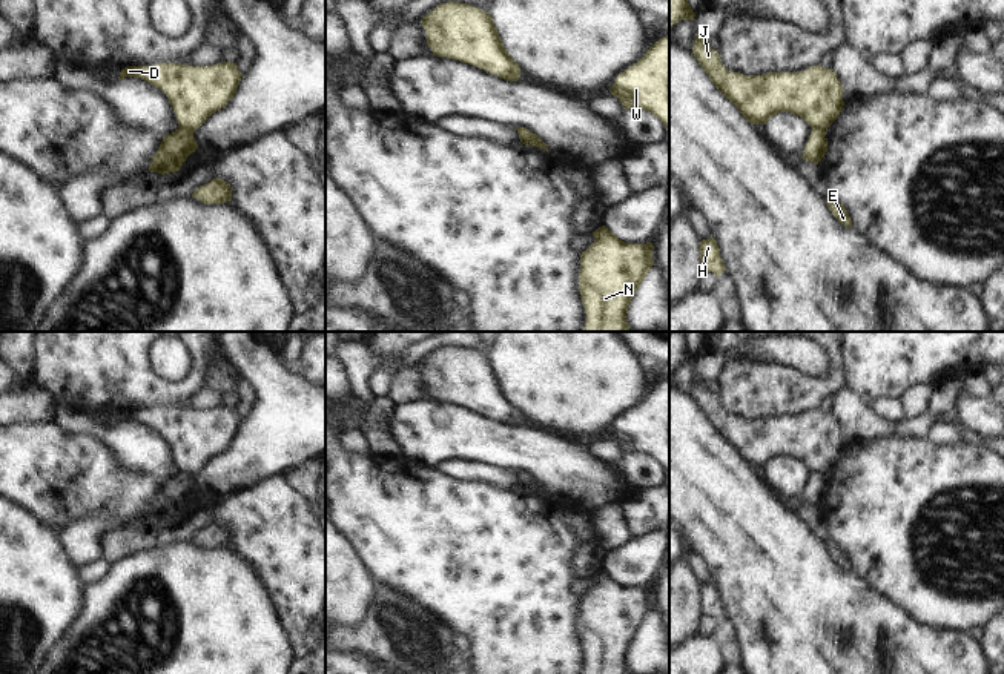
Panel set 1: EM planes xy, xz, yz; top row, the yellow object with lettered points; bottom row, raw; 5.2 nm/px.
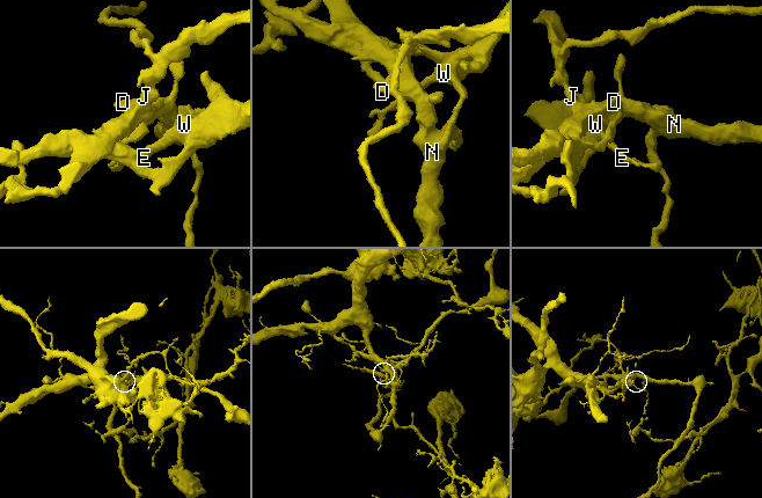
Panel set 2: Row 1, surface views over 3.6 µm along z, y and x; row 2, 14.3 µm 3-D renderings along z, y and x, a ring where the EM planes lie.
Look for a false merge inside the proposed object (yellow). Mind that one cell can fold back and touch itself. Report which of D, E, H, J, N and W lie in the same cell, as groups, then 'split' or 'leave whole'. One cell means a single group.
D J N / E H W; split

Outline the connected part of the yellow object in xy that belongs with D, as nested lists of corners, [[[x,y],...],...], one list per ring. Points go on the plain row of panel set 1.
[[[155,407],[127,410],[118,424],[137,421],[163,434],[175,456],[178,471],[193,477],[212,458],[226,451],[236,438],[243,418],[236,407],[187,410]]]

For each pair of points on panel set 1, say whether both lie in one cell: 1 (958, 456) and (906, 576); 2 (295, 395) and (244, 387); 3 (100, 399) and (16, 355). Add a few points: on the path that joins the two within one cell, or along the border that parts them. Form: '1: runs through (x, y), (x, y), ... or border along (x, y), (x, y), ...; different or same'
1: runs through (938, 485), (918, 505), (908, 524), (906, 547); same
2: border along (240, 373), (254, 390), (254, 406), (243, 418); different
3: border along (34, 347), (28, 383); different

